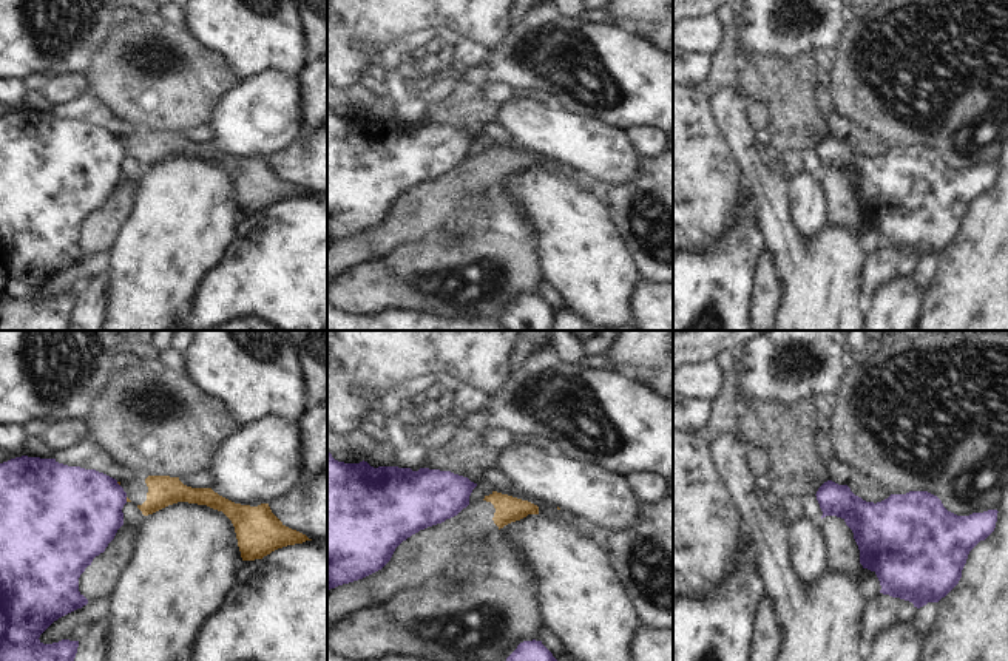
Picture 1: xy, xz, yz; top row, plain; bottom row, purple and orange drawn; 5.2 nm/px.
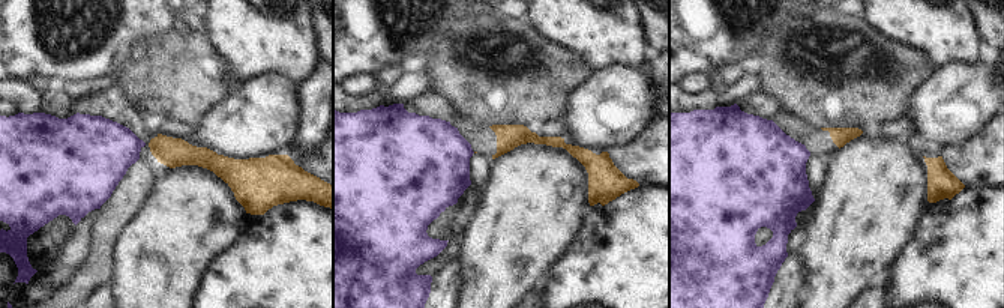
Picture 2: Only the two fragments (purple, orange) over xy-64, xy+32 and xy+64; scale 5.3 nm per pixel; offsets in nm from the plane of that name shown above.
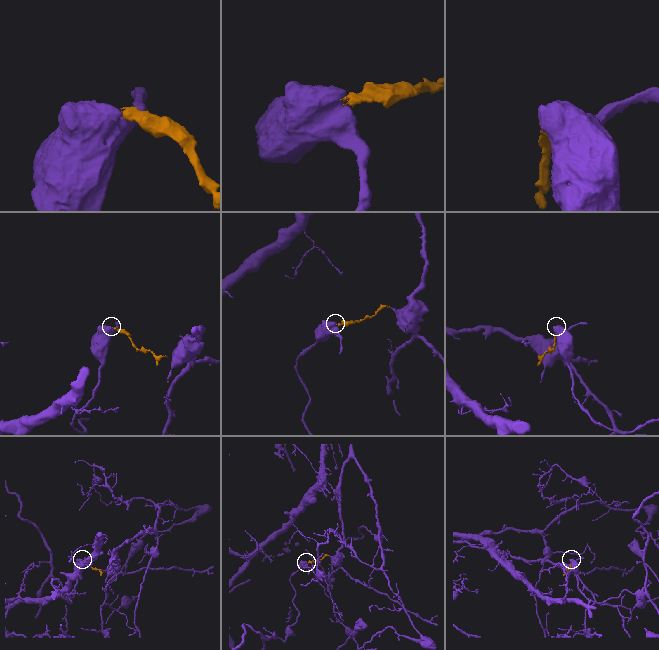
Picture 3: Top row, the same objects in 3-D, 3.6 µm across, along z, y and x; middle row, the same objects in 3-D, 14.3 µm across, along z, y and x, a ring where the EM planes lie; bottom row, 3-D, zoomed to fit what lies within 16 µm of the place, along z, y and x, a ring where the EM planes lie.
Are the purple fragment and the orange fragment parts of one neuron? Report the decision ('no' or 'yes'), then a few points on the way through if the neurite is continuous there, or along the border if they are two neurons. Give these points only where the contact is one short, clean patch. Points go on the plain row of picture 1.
no | along xy (125, 152), (127, 155)

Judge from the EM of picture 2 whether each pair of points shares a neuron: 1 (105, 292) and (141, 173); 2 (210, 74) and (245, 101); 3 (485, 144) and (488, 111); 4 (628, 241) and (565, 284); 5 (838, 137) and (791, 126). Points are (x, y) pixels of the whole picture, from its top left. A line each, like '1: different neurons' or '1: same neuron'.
1: different neurons
2: different neurons
3: different neurons
4: same neuron
5: same neuron

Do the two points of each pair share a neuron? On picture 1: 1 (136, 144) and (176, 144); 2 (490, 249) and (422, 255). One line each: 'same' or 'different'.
1: same
2: same

